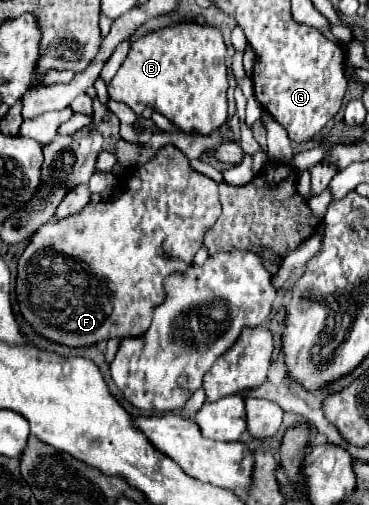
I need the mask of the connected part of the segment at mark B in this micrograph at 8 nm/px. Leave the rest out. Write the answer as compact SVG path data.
M181 20L171 26L147 32L131 44L131 50L121 64L119 72L109 84L111 100L129 104L135 112L143 112L147 106L161 112L173 120L183 132L197 130L199 134L209 134L227 120L227 72L225 72L225 42L217 26L197 24L193 20Z

